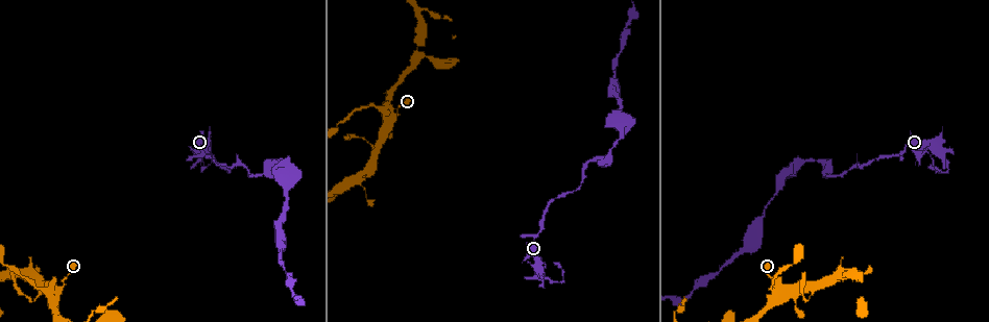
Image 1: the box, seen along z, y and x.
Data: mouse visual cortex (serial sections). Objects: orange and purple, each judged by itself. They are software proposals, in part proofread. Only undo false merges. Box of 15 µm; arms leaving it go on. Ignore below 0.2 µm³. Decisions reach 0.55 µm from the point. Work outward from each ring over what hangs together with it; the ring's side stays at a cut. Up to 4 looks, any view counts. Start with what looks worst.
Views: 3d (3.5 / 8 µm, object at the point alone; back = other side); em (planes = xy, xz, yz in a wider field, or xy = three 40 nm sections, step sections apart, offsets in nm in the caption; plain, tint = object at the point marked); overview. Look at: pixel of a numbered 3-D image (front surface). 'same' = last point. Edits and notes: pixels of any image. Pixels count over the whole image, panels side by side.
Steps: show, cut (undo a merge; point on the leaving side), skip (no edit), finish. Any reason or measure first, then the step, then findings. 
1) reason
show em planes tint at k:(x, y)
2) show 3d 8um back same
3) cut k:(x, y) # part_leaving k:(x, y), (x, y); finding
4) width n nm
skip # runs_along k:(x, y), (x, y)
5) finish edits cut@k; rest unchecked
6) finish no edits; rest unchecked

thick turns thin
show 3d 3.5um at 1:(785, 290)

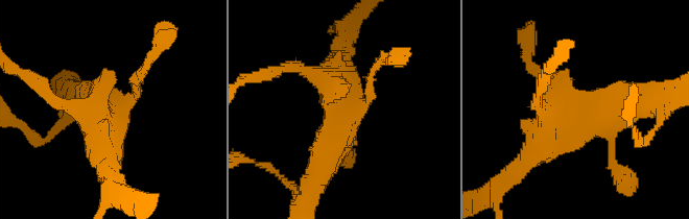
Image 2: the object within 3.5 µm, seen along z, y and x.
show em planes tint at 2:(578, 105)

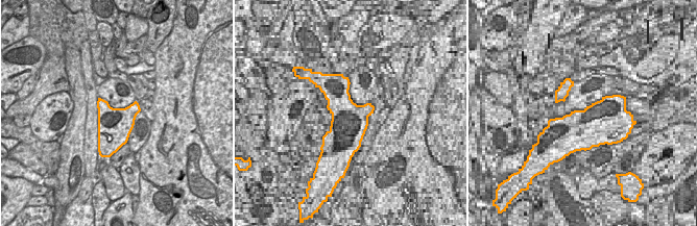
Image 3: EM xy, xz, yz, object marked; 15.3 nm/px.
skip # runs_along 2:(147, 65), (105, 151); one cell here

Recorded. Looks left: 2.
calibre changes
show 3d 8um at 1:(284, 205)

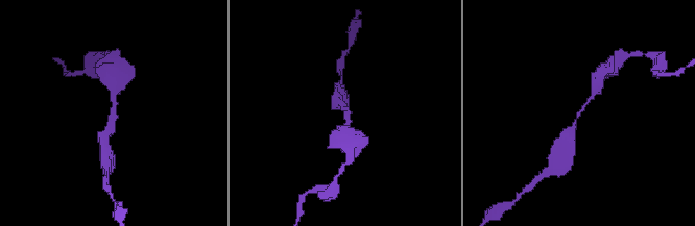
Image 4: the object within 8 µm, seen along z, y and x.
show em xy step 1 tint at 4:(115, 113)

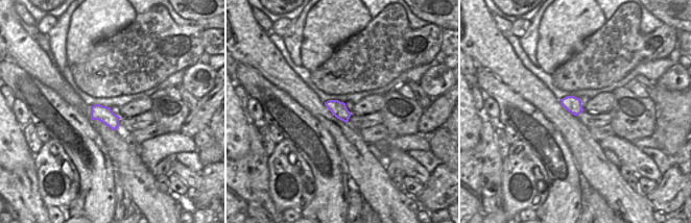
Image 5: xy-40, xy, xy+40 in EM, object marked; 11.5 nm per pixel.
width 170 nm
skip # runs_along 4:(598, 86), (567, 135); all the same cell

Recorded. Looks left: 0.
finish no edits; rest unchecked

